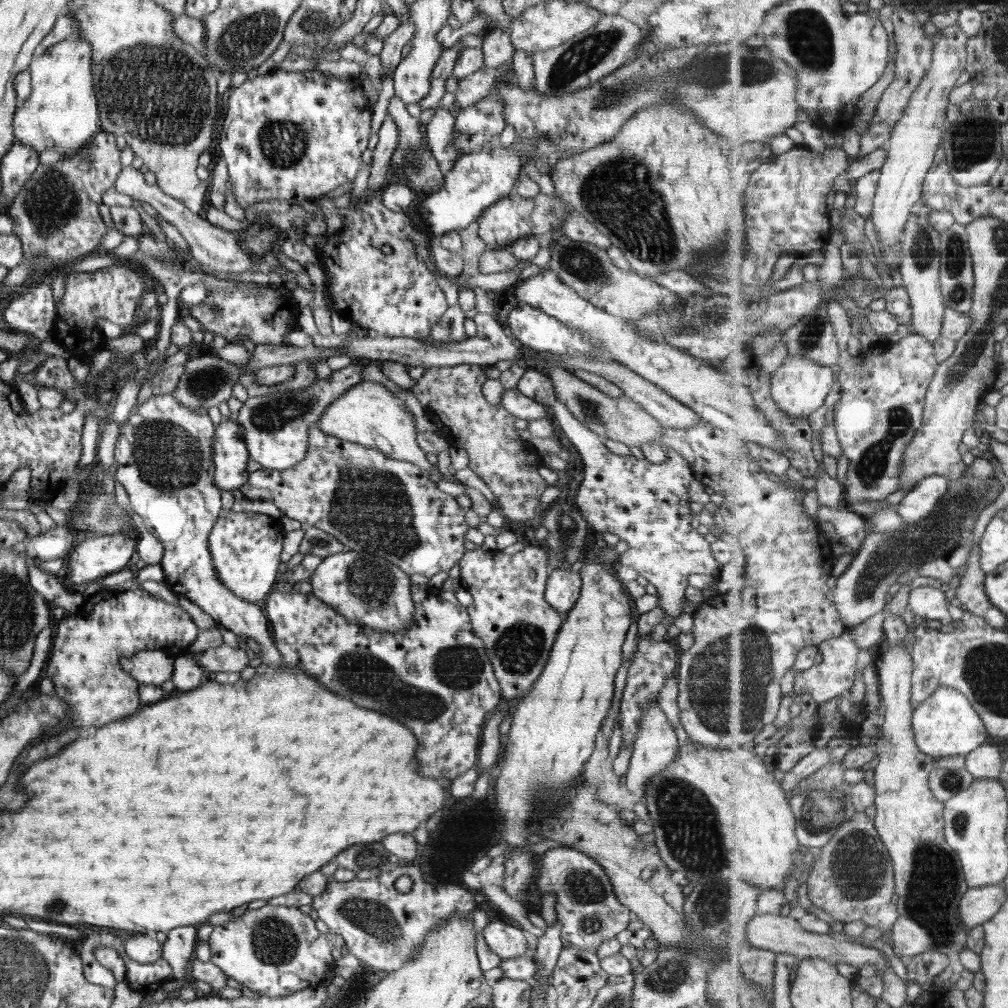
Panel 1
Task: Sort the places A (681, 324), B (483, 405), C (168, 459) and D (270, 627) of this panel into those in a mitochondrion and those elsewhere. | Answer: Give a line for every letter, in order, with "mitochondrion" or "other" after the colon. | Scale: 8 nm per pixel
A: mitochondrion
B: other
C: mitochondrion
D: other

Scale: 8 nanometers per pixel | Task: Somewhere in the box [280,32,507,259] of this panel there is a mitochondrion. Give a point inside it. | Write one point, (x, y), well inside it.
(412, 158)

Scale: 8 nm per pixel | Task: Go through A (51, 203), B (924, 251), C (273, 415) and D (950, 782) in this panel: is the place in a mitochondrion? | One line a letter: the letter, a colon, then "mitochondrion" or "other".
A: mitochondrion
B: mitochondrion
C: mitochondrion
D: mitochondrion

